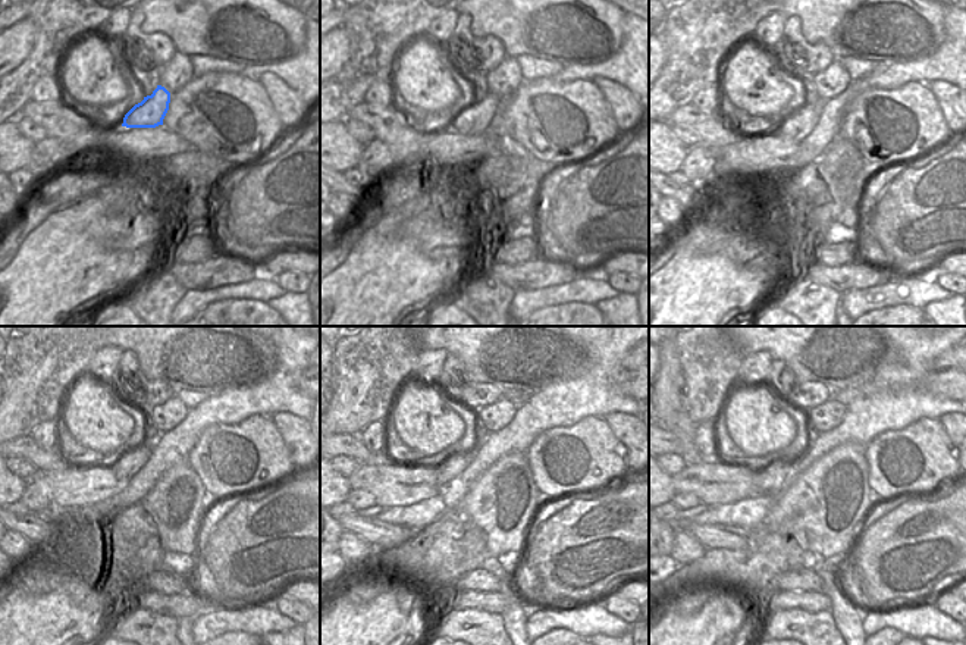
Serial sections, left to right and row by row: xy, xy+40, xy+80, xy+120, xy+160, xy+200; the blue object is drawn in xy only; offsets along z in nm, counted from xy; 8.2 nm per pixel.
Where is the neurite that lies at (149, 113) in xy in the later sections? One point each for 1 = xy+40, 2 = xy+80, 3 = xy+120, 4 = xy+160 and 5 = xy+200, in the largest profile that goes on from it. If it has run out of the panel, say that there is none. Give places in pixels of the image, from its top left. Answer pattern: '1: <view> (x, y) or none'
1: xy+40 (473, 119)
2: xy+80 (799, 124)
3: xy+120 (128, 463)
4: xy+160 (452, 466)
5: xy+200 (772, 479)

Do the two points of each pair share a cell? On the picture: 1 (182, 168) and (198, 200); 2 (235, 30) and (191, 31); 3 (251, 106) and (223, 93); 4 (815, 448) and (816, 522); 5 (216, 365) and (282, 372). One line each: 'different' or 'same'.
1: same
2: same
3: same
4: different
5: different

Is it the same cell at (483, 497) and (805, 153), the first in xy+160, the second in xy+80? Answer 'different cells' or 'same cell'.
different cells

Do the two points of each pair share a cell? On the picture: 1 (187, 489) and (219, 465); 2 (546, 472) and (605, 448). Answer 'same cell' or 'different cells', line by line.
1: different cells
2: same cell

